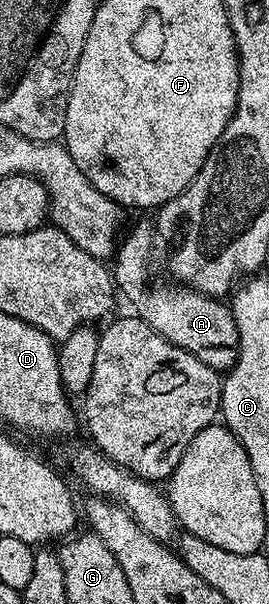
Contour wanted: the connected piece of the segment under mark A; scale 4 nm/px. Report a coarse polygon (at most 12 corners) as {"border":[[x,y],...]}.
{"border":[[142,220],[112,257],[117,291],[136,315],[204,366],[238,357],[229,303],[152,281]]}

